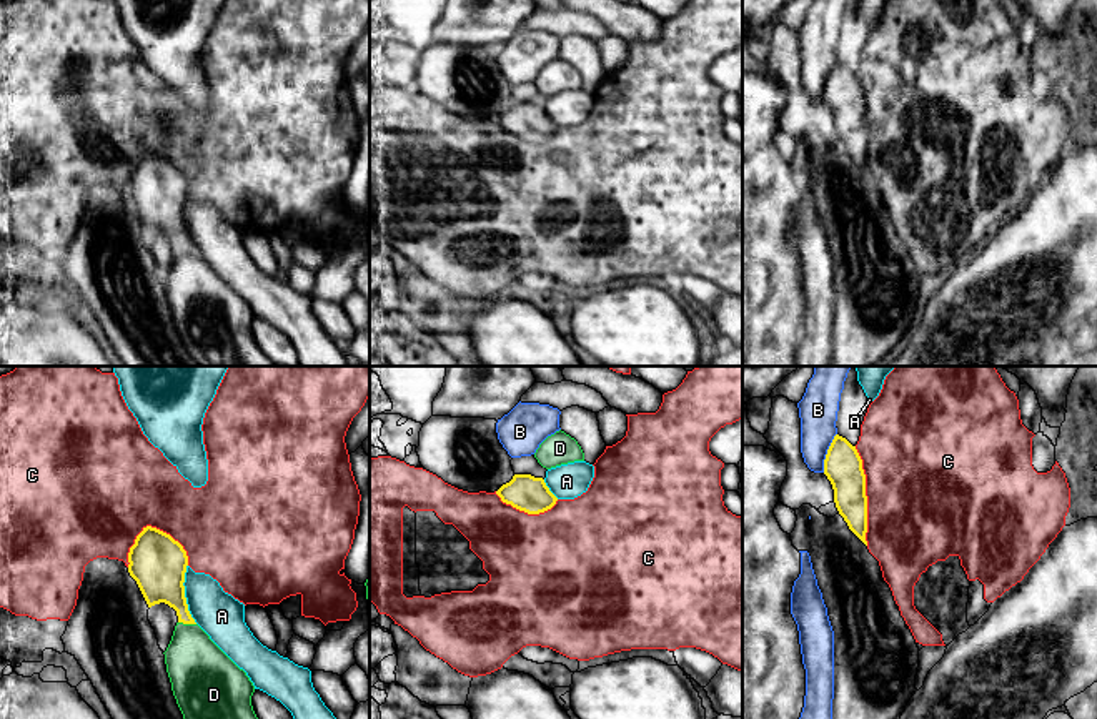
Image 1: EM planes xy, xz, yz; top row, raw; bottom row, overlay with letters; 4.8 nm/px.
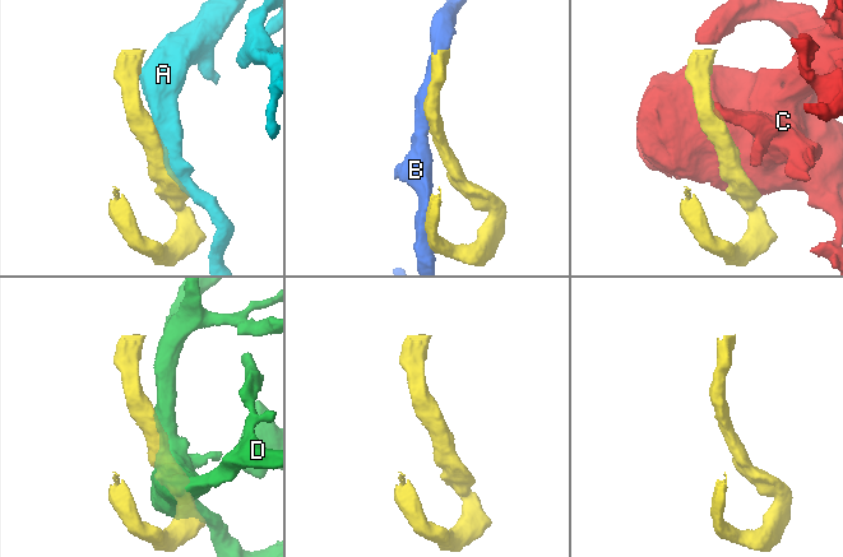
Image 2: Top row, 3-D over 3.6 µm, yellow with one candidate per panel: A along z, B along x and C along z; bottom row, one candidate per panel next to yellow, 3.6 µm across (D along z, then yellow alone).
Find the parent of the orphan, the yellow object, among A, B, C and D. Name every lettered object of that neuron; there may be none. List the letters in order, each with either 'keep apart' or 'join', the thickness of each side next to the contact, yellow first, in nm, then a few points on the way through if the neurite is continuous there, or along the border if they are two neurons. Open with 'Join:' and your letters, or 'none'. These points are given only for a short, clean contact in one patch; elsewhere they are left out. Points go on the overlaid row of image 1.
Join: C
A: keep apart; 280 nm thick on the yellow side, 220 nm on the other
B: keep apart; 190 nm thick on the yellow side, 190 nm on the other
C: join; 190 nm thick on the yellow side, 500 nm on the other
D: keep apart; 220 nm thick on the yellow side, 300 nm on the other

